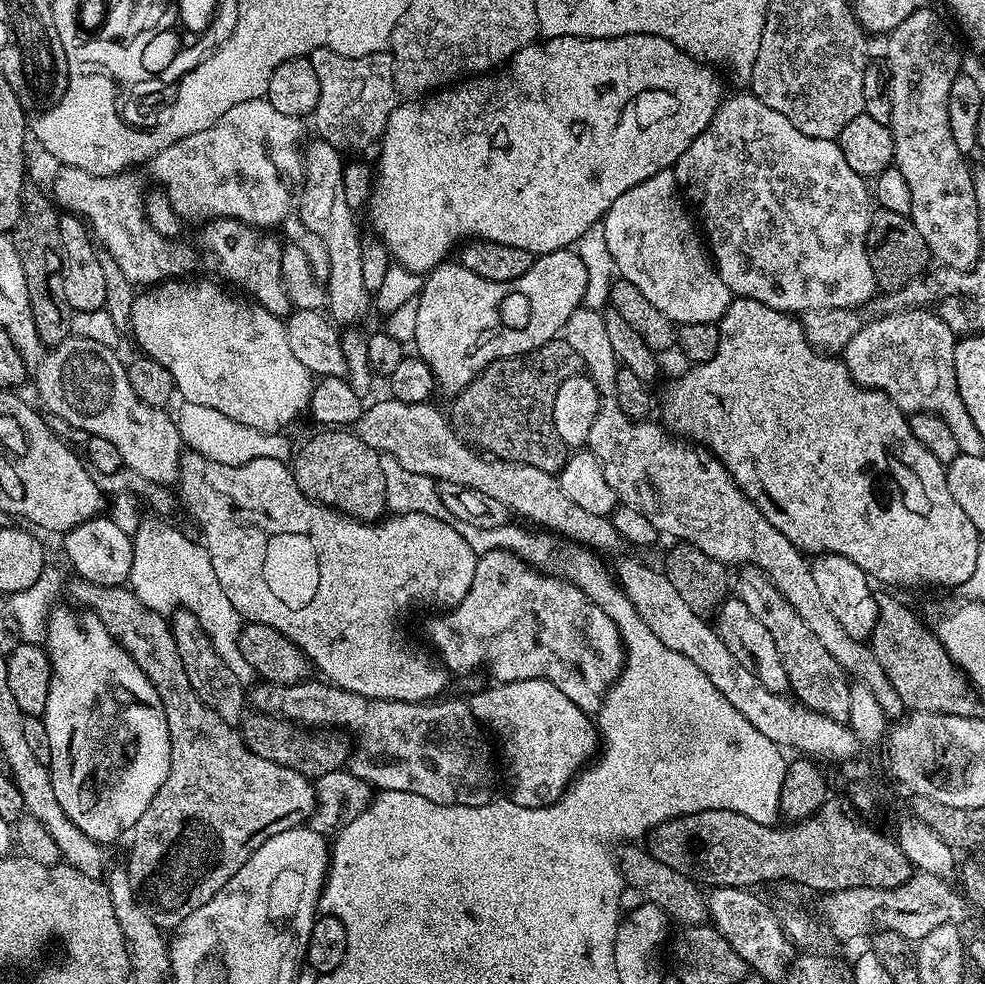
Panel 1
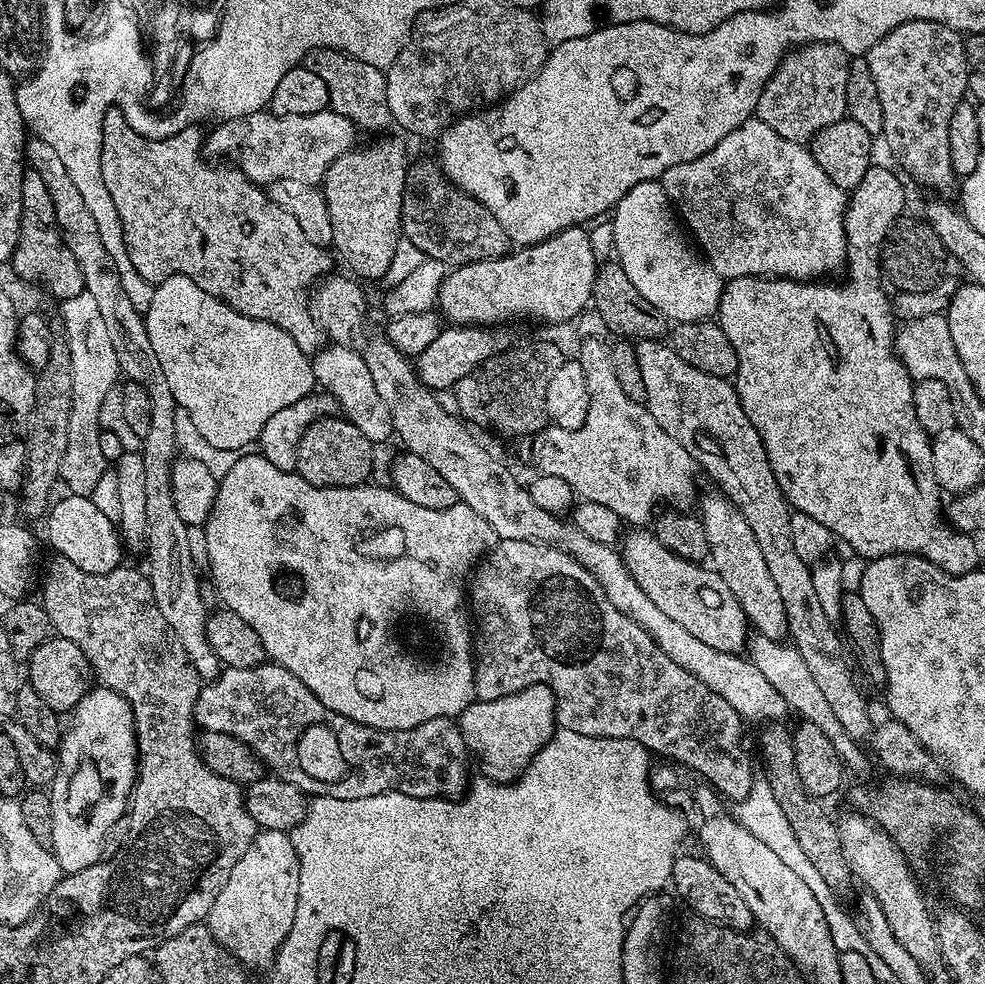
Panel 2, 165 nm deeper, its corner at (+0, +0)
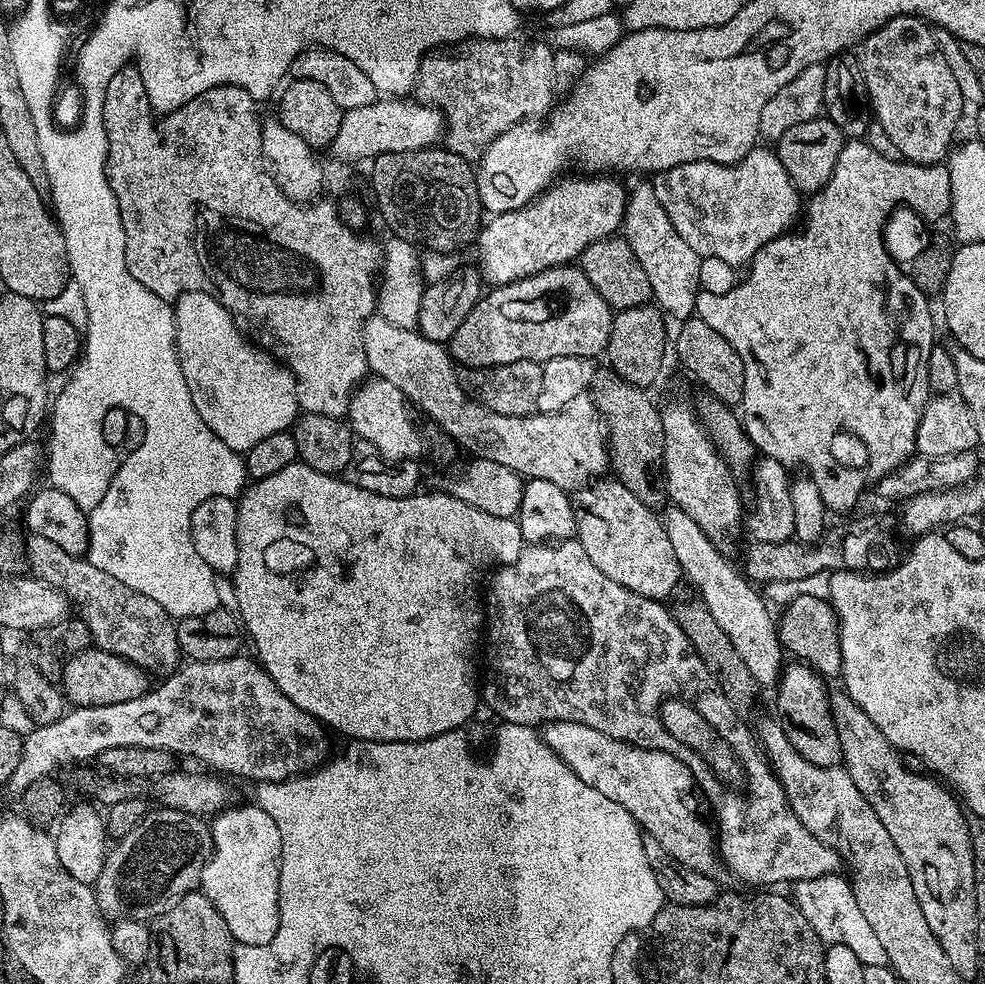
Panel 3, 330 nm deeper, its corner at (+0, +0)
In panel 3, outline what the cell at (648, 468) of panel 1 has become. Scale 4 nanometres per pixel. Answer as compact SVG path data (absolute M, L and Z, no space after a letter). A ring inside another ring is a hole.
M373 314L364 323L363 334L369 373L381 376L386 382L394 382L394 386L398 386L398 390L402 390L402 394L408 397L417 409L420 407L445 431L444 434L450 440L472 452L468 454L473 457L499 462L501 466L510 466L510 470L514 470L519 476L529 480L545 479L565 490L580 488L588 483L591 485L609 471L608 429L604 427L600 407L588 392L578 394L578 398L574 398L557 412L536 412L530 416L498 414L482 406L465 392L460 385L457 365L445 345L426 338L419 330L402 329L379 314Z

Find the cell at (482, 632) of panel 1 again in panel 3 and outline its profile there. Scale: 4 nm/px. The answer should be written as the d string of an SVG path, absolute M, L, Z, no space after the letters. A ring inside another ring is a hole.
M573 538L557 543L553 546L551 543L529 543L522 550L522 554L518 554L518 559L509 564L502 564L499 568L491 573L490 581L492 585L486 588L486 648L488 644L488 681L482 684L482 700L488 703L488 708L496 716L501 716L501 721L510 724L526 724L529 726L543 726L553 720L561 720L562 722L578 722L582 726L590 726L590 730L602 730L602 734L610 734L610 738L618 738L624 740L627 744L633 744L639 748L649 748L650 750L662 750L672 748L670 754L674 754L674 758L680 759L680 743L678 738L674 738L667 730L665 721L660 714L660 706L666 700L675 698L684 704L692 704L698 710L698 714L702 714L702 718L706 718L706 722L710 722L710 726L721 738L732 747L734 754L737 752L752 752L752 756L756 756L756 751L761 748L757 745L752 748L752 743L757 740L754 736L748 740L749 734L753 729L744 732L745 726L749 725L749 721L745 719L741 713L737 712L736 707L730 702L730 698L726 698L726 694L722 690L722 686L714 678L714 674L710 674L710 670L706 666L706 662L702 662L702 658L694 650L694 646L690 642L690 638L684 636L682 626L678 626L675 615L671 611L664 609L665 605L658 600L651 600L645 596L634 594L630 590L626 590L626 586L618 586L618 582L614 582L614 578L606 578L606 574L602 574L602 570L598 570L598 566L594 566L594 562L590 562L586 550L582 550L580 541Z

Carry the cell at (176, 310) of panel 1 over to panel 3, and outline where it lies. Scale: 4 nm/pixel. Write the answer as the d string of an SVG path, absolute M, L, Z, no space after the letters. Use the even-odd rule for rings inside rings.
M183 292L174 301L176 353L194 406L216 437L246 454L262 438L287 432L298 415L296 377L242 331L211 292Z

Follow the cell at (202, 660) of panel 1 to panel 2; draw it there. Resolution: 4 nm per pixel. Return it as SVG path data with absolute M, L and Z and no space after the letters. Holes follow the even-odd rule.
M32 138L24 145L24 159L27 167L38 170L46 190L50 190L56 227L59 228L60 236L66 242L70 254L74 254L74 262L78 262L82 270L84 290L92 294L98 302L121 373L131 383L142 386L146 394L150 394L150 430L146 430L142 438L146 462L146 530L143 539L143 543L148 544L146 575L154 590L154 602L158 602L158 610L162 610L162 618L166 618L170 630L174 630L178 642L182 642L194 670L198 670L205 681L211 682L220 675L222 665L218 654L214 654L206 638L210 608L204 605L204 596L200 593L200 576L196 573L192 540L188 537L190 526L182 522L182 517L178 515L172 493L172 462L178 454L176 399L174 394L170 394L170 385L166 382L166 374L162 374L162 365L154 355L154 346L150 346L150 334L146 334L141 309L136 308L127 297L126 290L122 290L121 269L102 244L98 222L94 222L86 202L82 202L82 194L78 194L78 186L74 186L62 158L58 158L58 153L48 143Z

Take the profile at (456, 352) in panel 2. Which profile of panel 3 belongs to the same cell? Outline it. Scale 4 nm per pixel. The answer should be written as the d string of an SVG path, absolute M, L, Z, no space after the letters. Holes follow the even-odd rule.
M575 263L563 264L485 291L446 347L453 361L466 368L567 356L596 358L610 342L613 315L614 310L594 290L584 271Z

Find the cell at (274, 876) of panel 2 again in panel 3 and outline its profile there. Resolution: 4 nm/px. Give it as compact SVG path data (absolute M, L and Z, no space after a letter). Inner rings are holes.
M248 802L241 808L233 808L228 806L223 811L217 812L211 817L210 827L212 829L212 855L208 857L206 866L200 871L199 887L204 895L210 898L210 902L218 910L218 914L222 914L222 918L226 922L226 926L230 930L233 941L236 944L249 944L250 946L262 946L268 944L274 938L275 932L278 930L279 922L279 874L280 874L280 855L282 854L282 838L278 834L278 825L275 824L274 818L270 818L270 814L266 814L266 810L257 808L255 803Z

